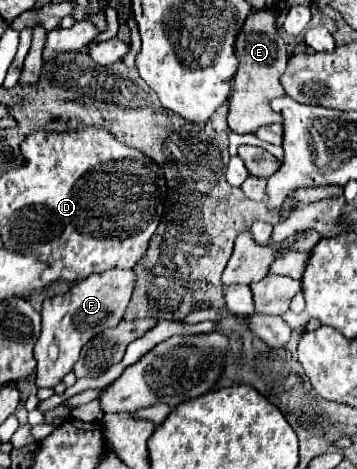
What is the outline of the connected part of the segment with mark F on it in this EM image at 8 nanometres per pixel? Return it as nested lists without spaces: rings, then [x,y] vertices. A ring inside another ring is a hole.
[[[112,268],[100,274],[88,276],[80,284],[76,284],[66,294],[56,294],[44,300],[42,306],[42,334],[34,346],[36,366],[36,386],[38,388],[54,388],[62,378],[72,372],[74,362],[80,356],[82,346],[106,328],[114,328],[130,302],[130,294],[134,288],[134,274],[130,270]]]

